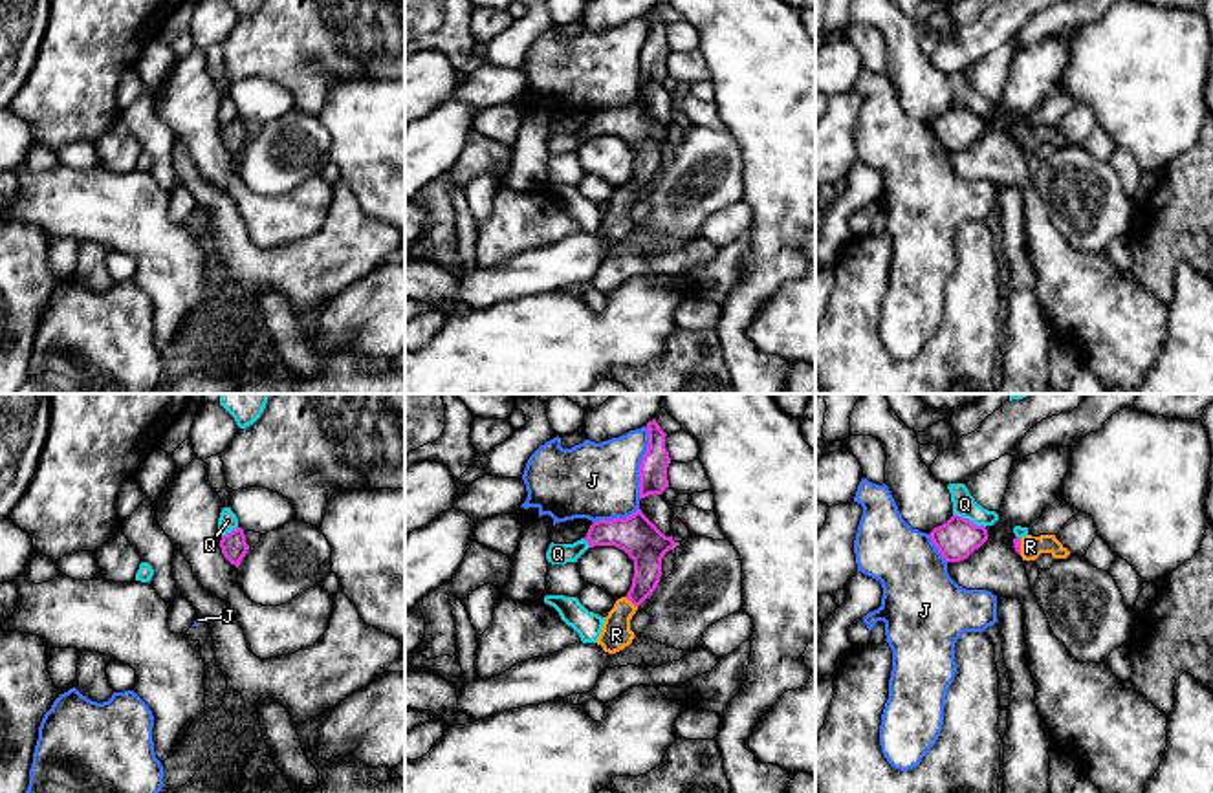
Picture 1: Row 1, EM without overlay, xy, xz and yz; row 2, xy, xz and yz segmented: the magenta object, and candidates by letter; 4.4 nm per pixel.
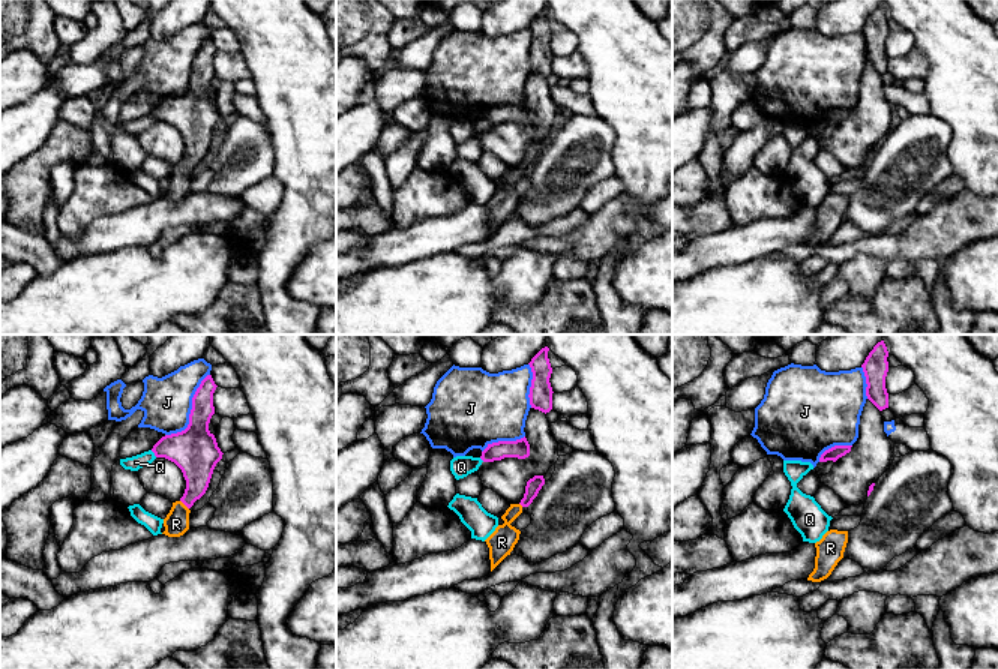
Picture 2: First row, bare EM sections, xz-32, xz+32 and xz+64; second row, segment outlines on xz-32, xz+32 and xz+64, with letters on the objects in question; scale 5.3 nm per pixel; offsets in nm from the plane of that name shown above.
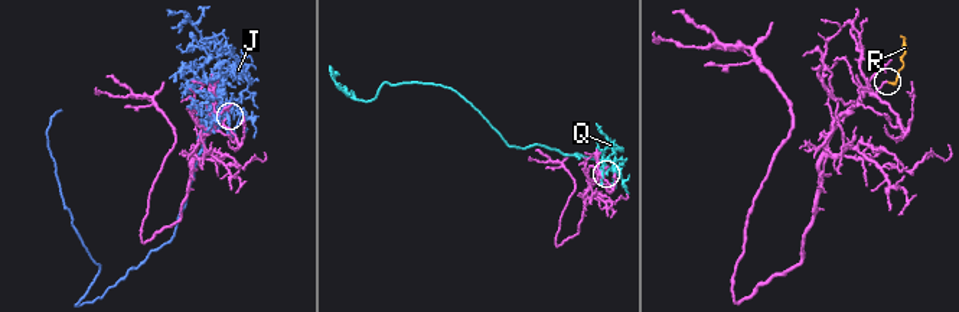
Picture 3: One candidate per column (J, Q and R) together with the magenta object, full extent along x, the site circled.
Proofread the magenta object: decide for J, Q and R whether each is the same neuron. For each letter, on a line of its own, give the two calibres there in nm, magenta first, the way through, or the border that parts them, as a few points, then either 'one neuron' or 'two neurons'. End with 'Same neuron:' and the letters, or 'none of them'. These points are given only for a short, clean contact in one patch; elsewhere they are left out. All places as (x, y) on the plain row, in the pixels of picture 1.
J: 130 nm thick on the magenta side, 340 nm on the other; two neurons
Q: 180 nm thick on the magenta side, 100 nm on the other; two neurons
R: 170 nm thick on the magenta side, 140 nm on the other; runs through xz (645, 136), (645, 171), (631, 191), (618, 207), (616, 224); one neuron
Same neuron: R

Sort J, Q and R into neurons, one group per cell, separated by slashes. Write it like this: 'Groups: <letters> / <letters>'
Groups: J / Q / R

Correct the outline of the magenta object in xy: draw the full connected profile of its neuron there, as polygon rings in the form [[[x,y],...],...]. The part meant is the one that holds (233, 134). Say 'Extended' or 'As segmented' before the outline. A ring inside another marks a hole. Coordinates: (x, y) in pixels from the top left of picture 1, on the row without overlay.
As segmented. [[[236,117],[231,123],[224,125],[220,130],[220,137],[224,147],[238,158],[249,139],[244,119]]]

